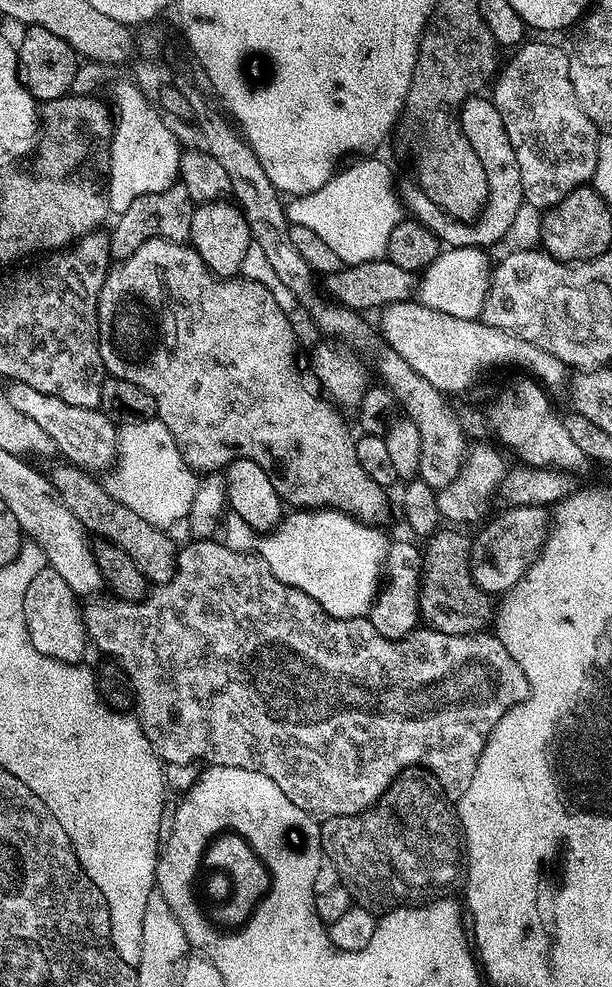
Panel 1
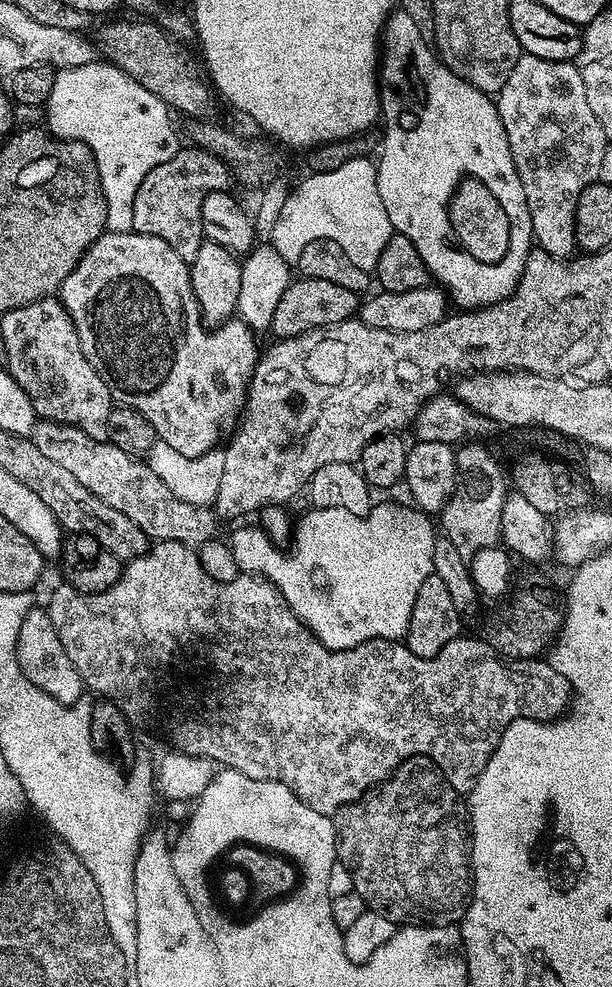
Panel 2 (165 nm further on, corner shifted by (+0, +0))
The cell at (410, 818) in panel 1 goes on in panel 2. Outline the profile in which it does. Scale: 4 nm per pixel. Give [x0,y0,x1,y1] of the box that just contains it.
[334,756,472,926]

